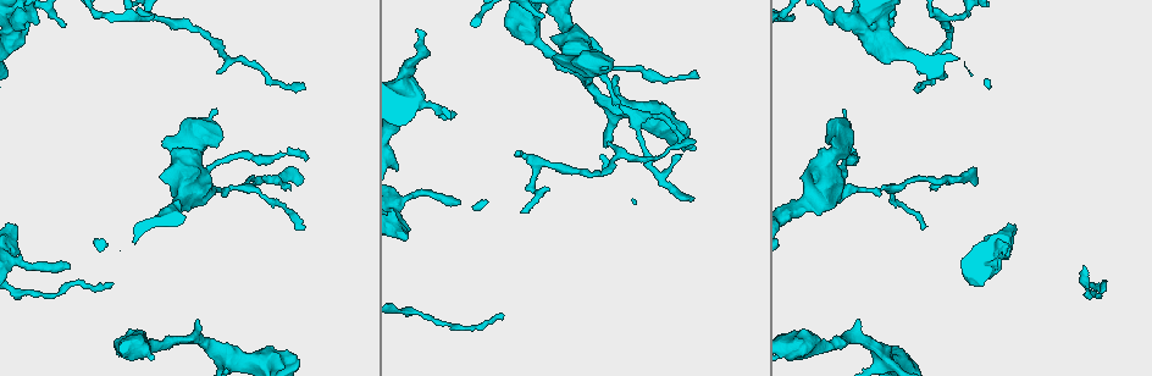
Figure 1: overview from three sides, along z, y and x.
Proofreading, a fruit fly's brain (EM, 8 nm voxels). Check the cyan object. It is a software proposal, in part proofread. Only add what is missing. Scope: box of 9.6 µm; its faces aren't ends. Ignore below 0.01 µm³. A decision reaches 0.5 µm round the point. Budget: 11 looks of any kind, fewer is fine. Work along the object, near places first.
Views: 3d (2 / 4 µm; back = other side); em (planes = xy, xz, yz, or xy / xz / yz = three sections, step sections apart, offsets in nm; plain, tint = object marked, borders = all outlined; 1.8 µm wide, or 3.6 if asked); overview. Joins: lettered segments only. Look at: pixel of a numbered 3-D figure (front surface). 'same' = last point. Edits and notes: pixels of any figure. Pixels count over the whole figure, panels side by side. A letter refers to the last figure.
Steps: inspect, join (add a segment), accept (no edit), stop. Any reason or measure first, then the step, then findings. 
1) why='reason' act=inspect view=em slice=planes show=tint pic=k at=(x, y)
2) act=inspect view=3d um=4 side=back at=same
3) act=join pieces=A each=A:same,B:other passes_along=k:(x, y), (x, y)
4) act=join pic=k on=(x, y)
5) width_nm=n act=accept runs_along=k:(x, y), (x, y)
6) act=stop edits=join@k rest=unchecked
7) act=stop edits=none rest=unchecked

act=inspect view=em slice=planes show=borders pic=1 at=(452, 112)

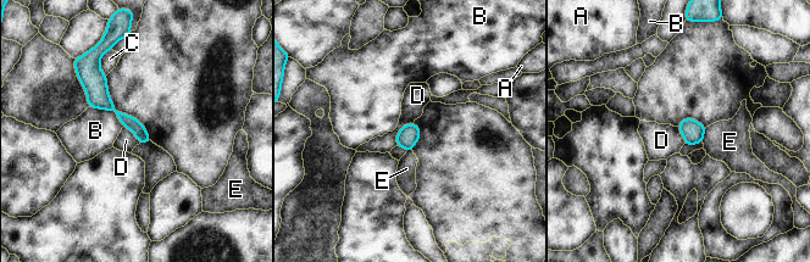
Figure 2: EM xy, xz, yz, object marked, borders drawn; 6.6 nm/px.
act=accept each=A:other,B:other,C:other,D:other,E:other border=2:(412, 122), (398, 132), (395, 145) found='none of them fits'

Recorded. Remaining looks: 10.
why='stops while still wide' act=inspect view=em slice=planes show=tint pic=1 at=(165, 143)

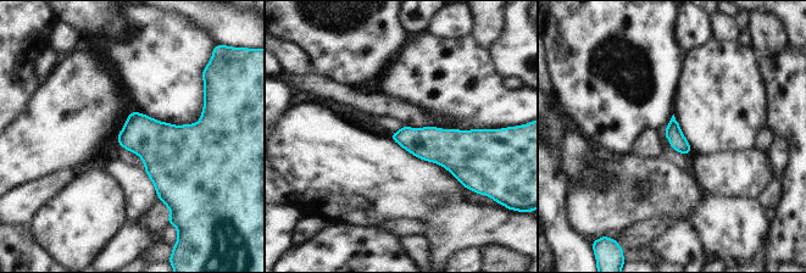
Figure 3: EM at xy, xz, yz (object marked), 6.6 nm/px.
why='what lies round it' act=inspect view=em slice=planes show=borders at=same

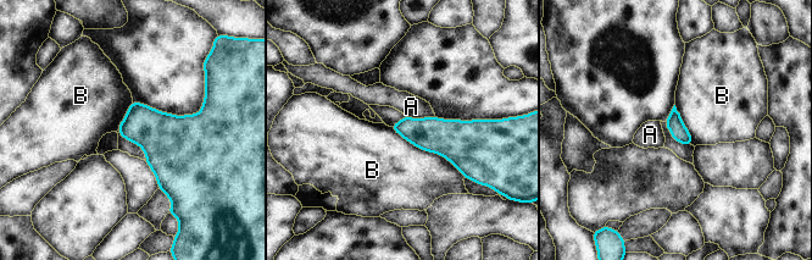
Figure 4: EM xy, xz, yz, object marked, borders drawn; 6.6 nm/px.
act=accept each=A:other,B:other border=4:(391, 126), (465, 176) found='none of them fits'

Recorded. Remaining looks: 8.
why='branch stops here' act=inspect view=3d um=4 pic=1 at=(152, 17)

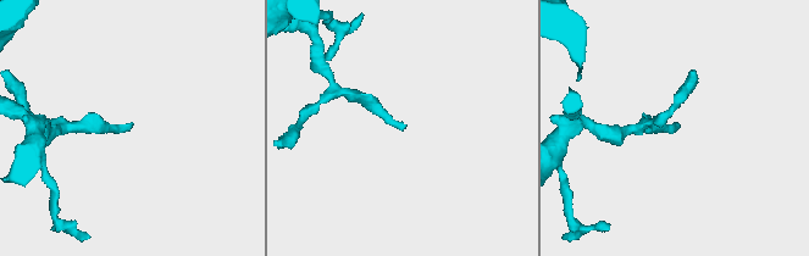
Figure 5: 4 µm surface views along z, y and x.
why='need the tissue' act=inspect view=em slice=xy step=4 show=plain pic=5 at=(129, 123)

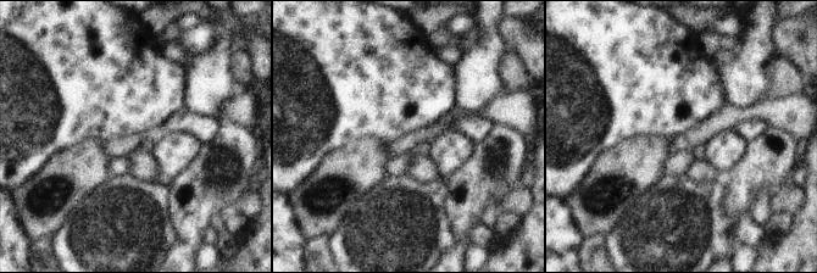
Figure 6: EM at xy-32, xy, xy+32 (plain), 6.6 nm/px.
why='see the neighbours' act=inspect view=em slice=xy step=4 show=borders at=same

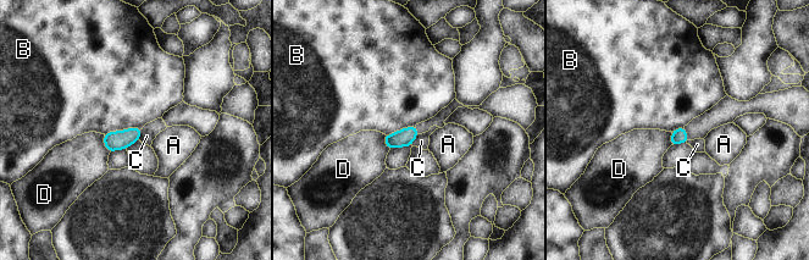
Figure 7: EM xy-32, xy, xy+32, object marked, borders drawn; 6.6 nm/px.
longest_contact=B:260nm act=accept each=A:other,B:other,C:other,D:other found='none of them fits'

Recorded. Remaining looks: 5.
why='tapers out' act=inspect view=3d um=4 pic=1 at=(695, 143)

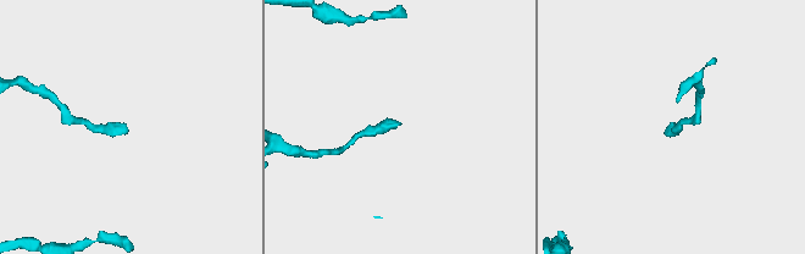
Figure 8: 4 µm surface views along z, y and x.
act=inspect view=em slice=planes show=borders pic=8 at=(127, 129)

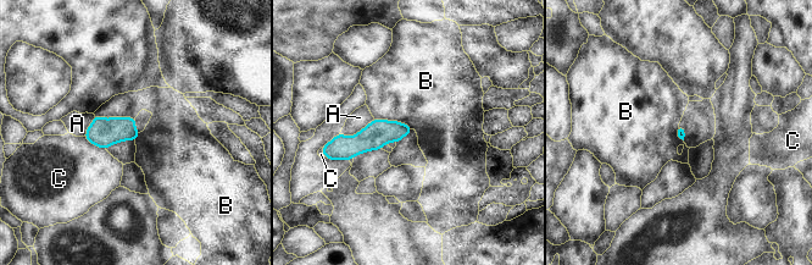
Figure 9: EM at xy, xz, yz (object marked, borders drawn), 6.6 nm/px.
act=accept each=A:other,B:other,C:other runs_along=9:(407, 130), (337, 144) found='no lettered segment goes on from it'

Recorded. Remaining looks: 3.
act=stop edits=none rest=unchecked

